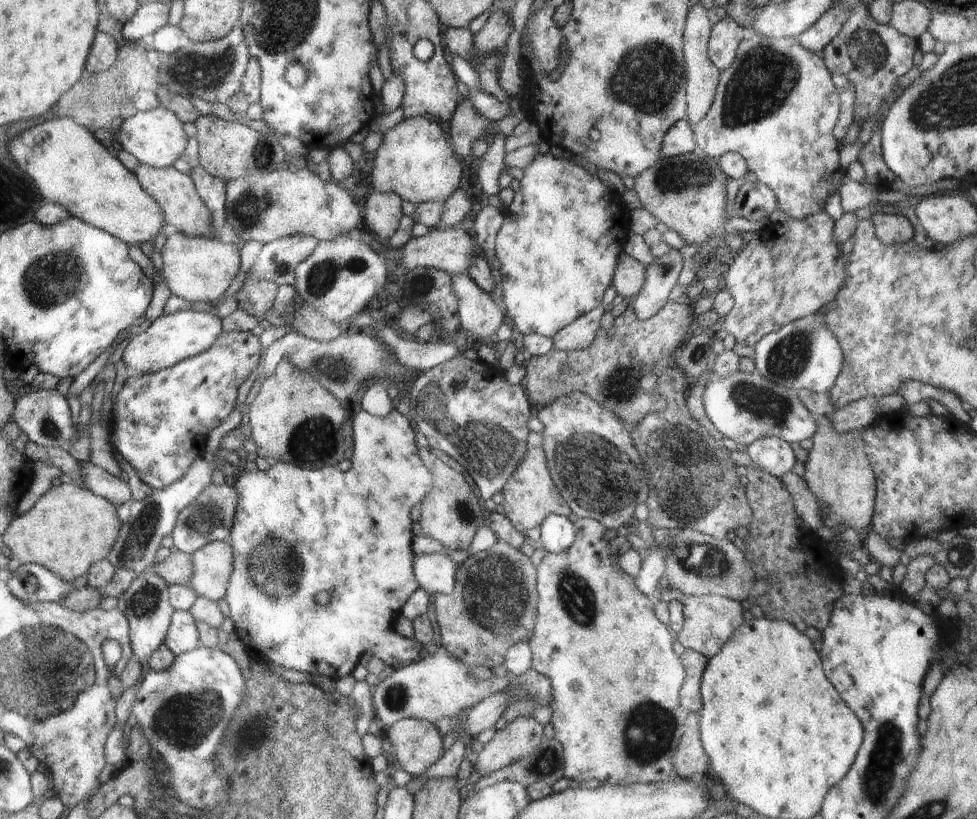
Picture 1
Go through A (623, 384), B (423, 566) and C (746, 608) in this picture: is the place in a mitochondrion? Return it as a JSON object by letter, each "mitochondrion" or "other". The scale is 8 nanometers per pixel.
{"A":"mitochondrion","B":"other","C":"other"}

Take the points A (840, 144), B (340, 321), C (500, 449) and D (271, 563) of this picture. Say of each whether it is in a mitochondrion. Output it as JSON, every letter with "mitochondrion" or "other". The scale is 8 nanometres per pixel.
{"A":"other","B":"other","C":"mitochondrion","D":"mitochondrion"}

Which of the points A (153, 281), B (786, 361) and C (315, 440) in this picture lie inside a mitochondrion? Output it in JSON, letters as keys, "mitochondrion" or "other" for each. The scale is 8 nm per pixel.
{"A":"other","B":"mitochondrion","C":"mitochondrion"}

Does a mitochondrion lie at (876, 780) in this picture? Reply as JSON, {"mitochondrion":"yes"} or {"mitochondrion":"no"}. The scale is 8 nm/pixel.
{"mitochondrion":"yes"}

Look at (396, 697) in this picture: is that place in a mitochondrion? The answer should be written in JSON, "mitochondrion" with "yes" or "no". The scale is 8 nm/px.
{"mitochondrion":"yes"}

